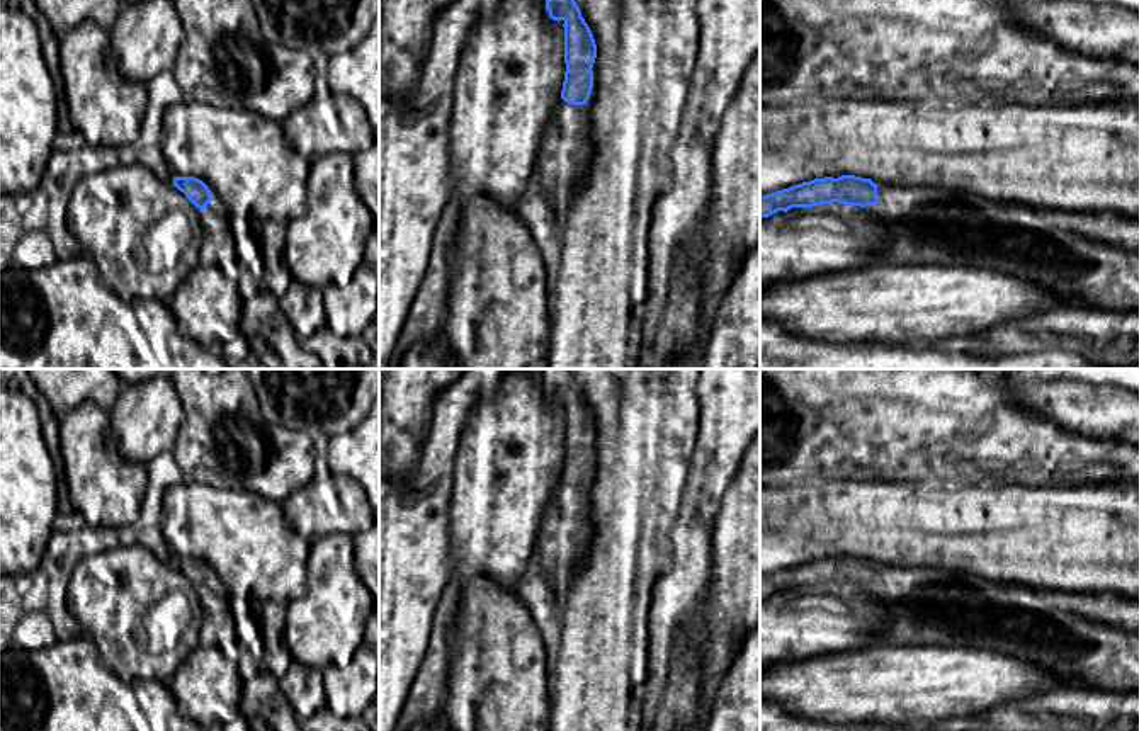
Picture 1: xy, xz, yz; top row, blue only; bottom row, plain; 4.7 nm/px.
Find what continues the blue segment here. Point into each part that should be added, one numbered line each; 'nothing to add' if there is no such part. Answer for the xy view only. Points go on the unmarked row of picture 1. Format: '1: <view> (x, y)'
nothing to add

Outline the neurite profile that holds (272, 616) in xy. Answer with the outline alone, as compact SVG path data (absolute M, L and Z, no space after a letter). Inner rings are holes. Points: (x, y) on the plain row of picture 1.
M269 600L260 610L260 624L265 632L265 651L262 666L280 678L292 663L291 651L282 638L286 626L287 604Z

